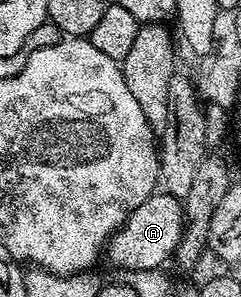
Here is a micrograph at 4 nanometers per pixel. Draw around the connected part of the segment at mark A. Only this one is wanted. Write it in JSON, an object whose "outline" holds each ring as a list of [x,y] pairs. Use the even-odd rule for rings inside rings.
{"outline":[[[157,192],[151,194],[142,204],[138,204],[138,208],[134,208],[134,212],[130,212],[130,216],[120,225],[120,229],[109,238],[106,247],[106,258],[109,258],[114,265],[121,266],[124,272],[163,267],[165,265],[164,261],[175,255],[180,238],[183,235],[184,207],[181,199],[172,194]]]}

